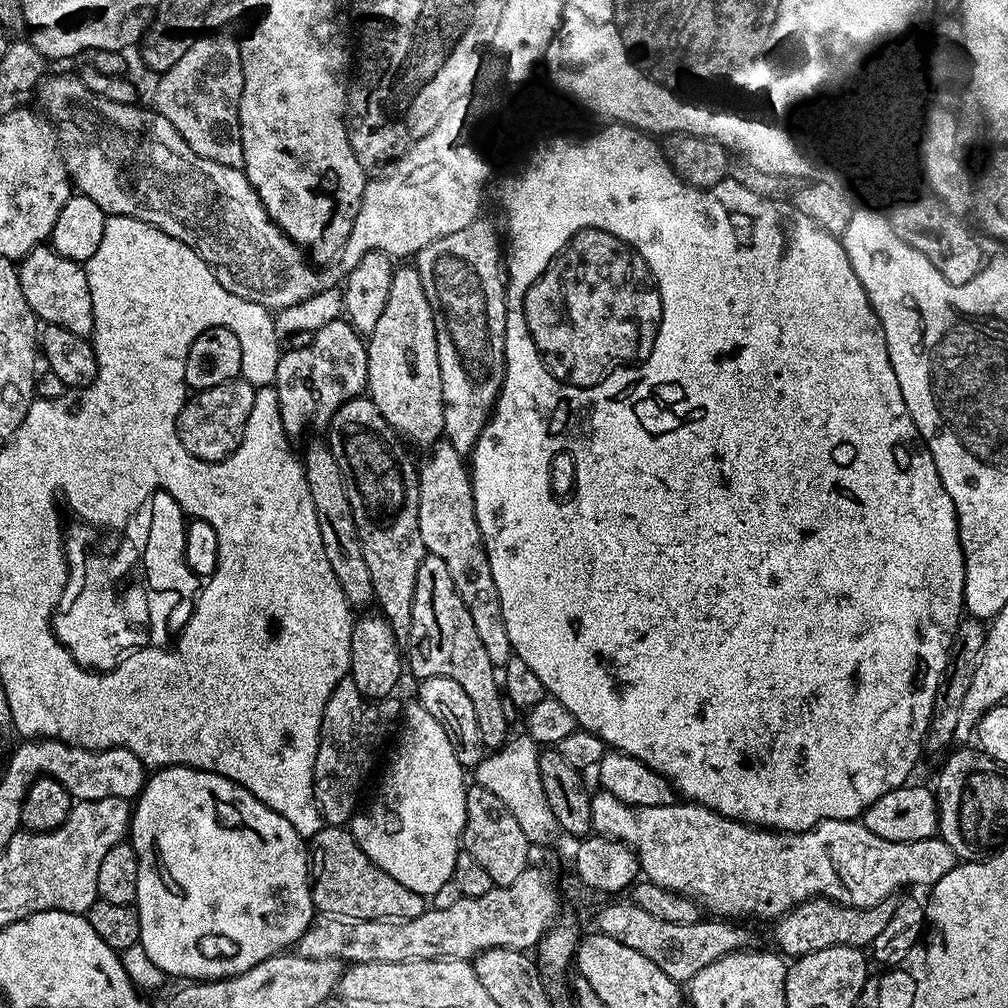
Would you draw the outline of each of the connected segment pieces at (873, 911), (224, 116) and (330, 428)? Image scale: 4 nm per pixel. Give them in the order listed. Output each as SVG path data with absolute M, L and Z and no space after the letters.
M823 898L803 900L784 916L776 917L771 925L772 936L776 939L775 947L788 958L805 956L814 950L826 950L830 946L850 946L864 950L874 942L874 938L878 938L886 922L890 922L890 914L894 914L895 909L896 900L892 898L865 908L837 904L834 900Z
M209 31L196 37L196 41L170 66L170 70L159 77L154 92L155 111L164 117L186 138L190 150L194 154L202 154L202 158L210 158L222 166L240 168L244 162L242 150L242 130L240 129L240 99L244 93L244 71L242 70L242 54L240 40L232 37L231 31Z
M367 395L356 396L352 400L347 400L345 404L341 404L340 409L328 421L326 431L328 431L326 443L332 449L334 458L338 458L338 466L342 466L342 478L346 482L346 494L350 498L350 510L354 510L354 526L358 526L358 538L362 542L362 558L366 558L366 567L370 569L370 582L374 586L374 594L376 595L375 603L377 605L380 604L380 608L378 608L379 615L384 616L386 622L390 622L390 630L394 630L397 640L401 642L407 641L410 634L412 607L414 606L414 582L418 578L418 566L422 566L426 555L422 534L418 530L418 486L420 485L420 474L417 465L415 463L412 465L412 460L408 457L407 450L404 449L403 442L405 443L405 441L401 439L396 429L390 426L390 422L386 422L386 418L382 418L378 406L374 406L374 402Z

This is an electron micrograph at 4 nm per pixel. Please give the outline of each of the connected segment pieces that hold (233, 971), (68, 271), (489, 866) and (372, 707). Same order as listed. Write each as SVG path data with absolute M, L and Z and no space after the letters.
M162 768L153 771L151 775L145 779L144 789L134 801L132 808L132 822L130 825L130 843L132 849L136 852L138 858L138 894L136 895L136 903L134 905L137 912L140 913L140 945L146 950L146 954L150 956L150 960L155 966L161 968L168 978L174 976L185 976L183 979L188 982L207 982L210 980L228 980L231 976L240 976L246 970L250 970L254 966L258 966L258 962L262 962L271 956L281 955L285 950L295 945L302 938L302 934L312 925L314 919L314 909L312 907L312 886L310 883L310 852L306 847L305 837L298 834L298 830L294 830L294 826L290 826L290 822L286 822L286 818L282 818L282 814L278 814L274 810L270 810L270 806L266 806L258 798L254 798L254 794L250 794L250 790L246 790L241 784L235 784L230 778L219 776L213 772L203 772L197 768Z
M51 246L30 250L19 261L18 271L22 282L22 294L30 302L30 310L44 324L66 326L70 334L91 337L94 326L94 310L90 298L87 271L77 261L58 254Z
M473 783L466 794L466 822L462 848L489 872L493 885L497 888L510 886L510 882L518 879L518 874L530 867L530 845L526 834L522 834L522 826L518 826L514 814L510 814L510 810L502 806L502 801L496 795L490 794L490 790L478 783Z
M346 678L338 682L338 686L330 694L330 698L324 707L322 722L320 723L320 741L318 742L318 754L314 758L314 798L320 808L320 813L324 815L324 823L328 826L344 826L351 821L357 811L356 803L360 800L360 791L364 788L364 783L368 780L368 775L372 772L372 767L376 764L376 759L380 756L380 747L384 744L384 739L388 736L388 727L392 724L392 719L397 719L398 704L396 708L395 699L385 698L379 703L369 700L368 697L354 686L351 678Z

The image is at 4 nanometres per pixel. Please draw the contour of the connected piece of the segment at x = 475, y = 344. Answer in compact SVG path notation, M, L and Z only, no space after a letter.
M484 219L470 222L455 234L439 236L414 256L414 267L422 278L436 323L444 399L443 435L461 454L471 453L476 445L504 381L506 272L502 267L502 244L496 241L491 222Z

